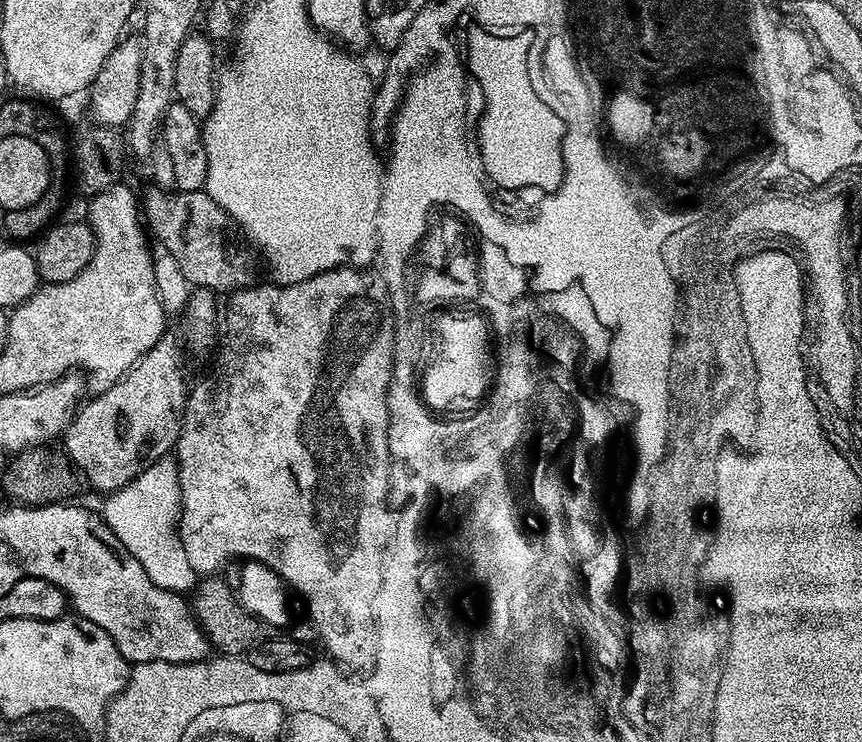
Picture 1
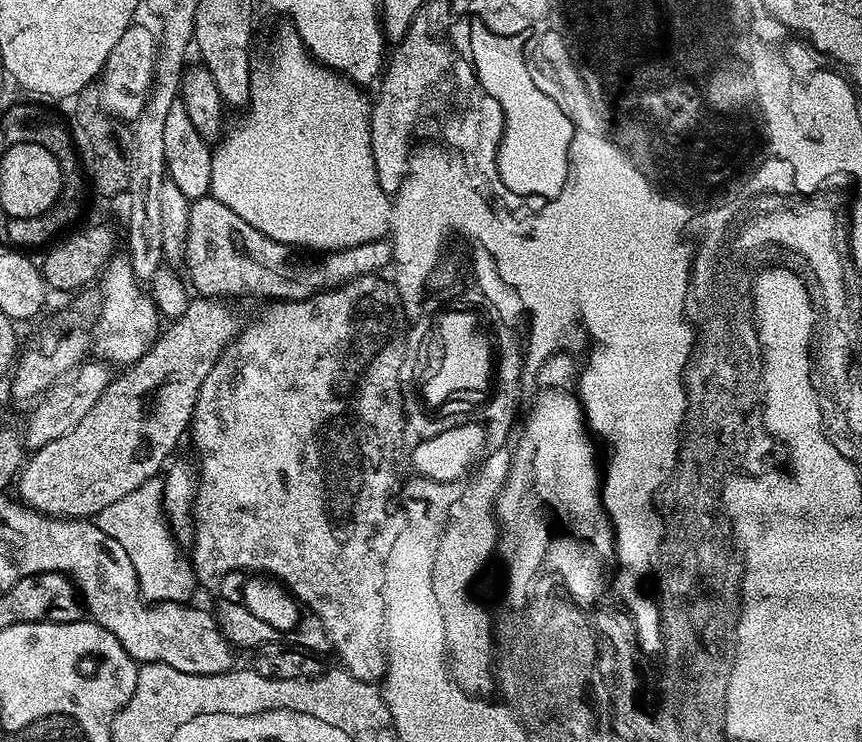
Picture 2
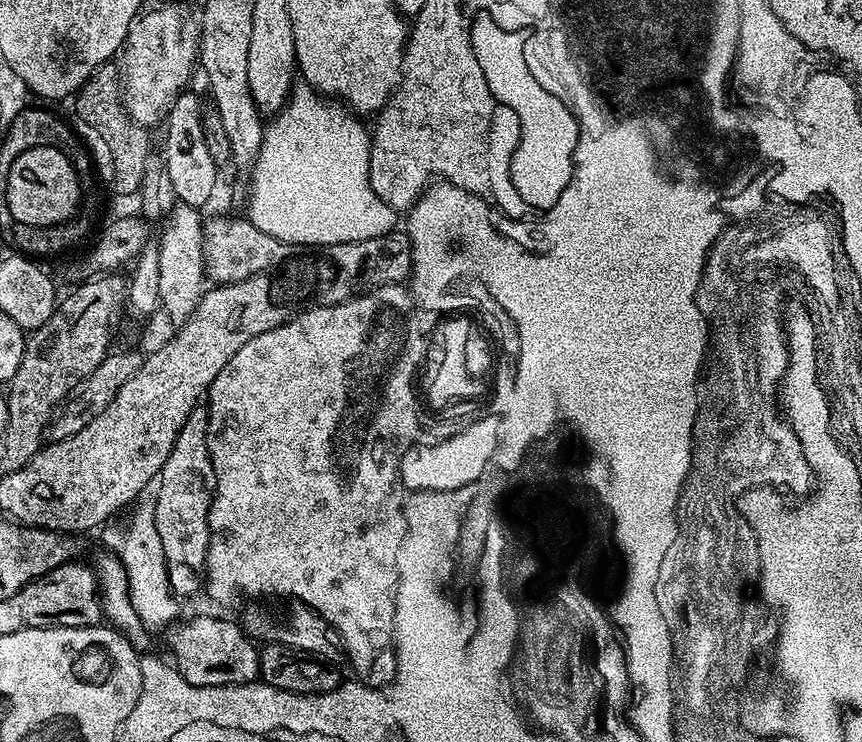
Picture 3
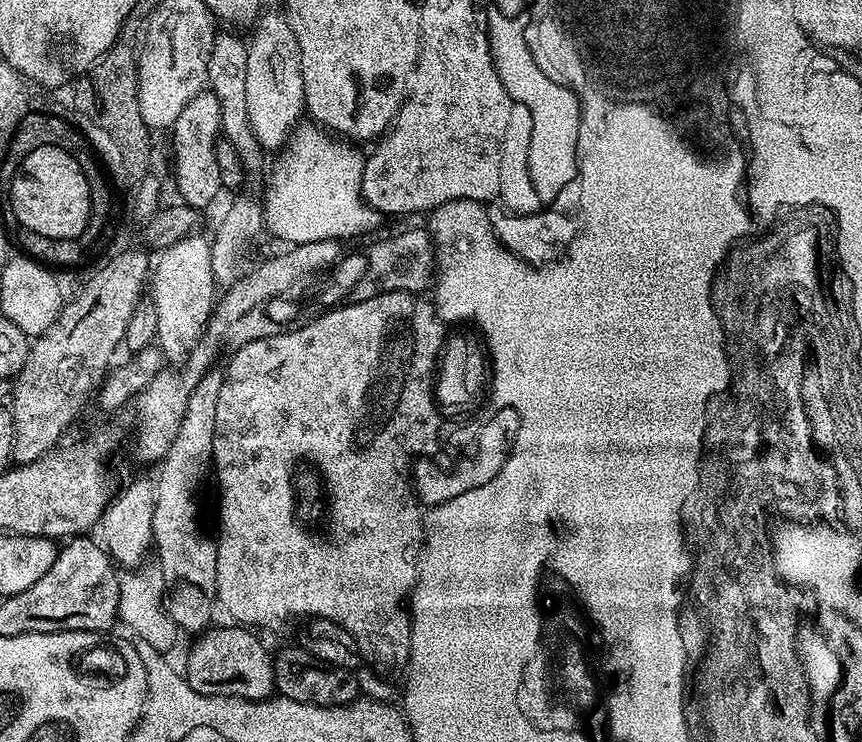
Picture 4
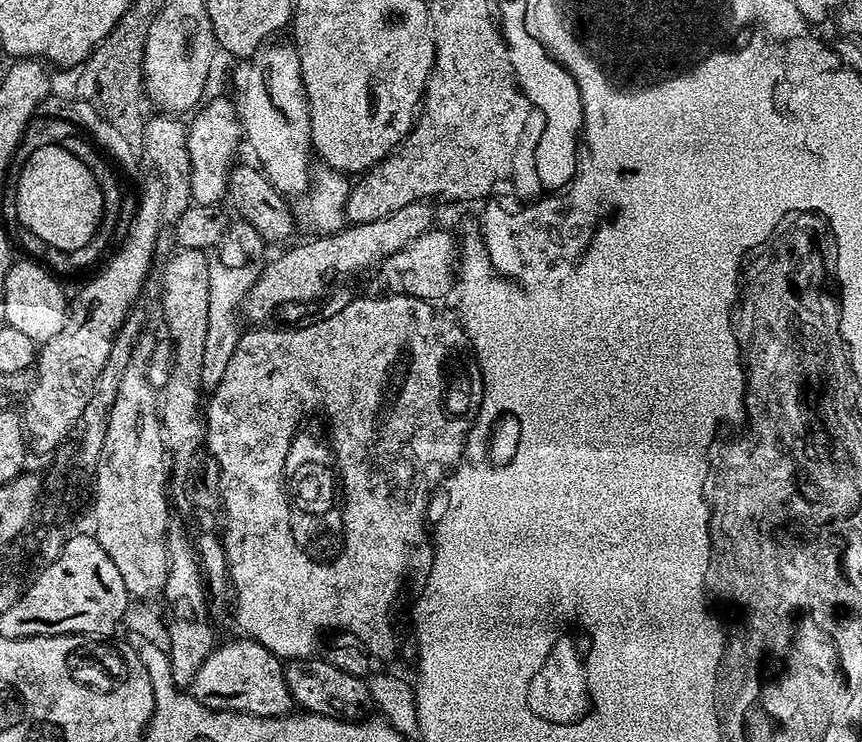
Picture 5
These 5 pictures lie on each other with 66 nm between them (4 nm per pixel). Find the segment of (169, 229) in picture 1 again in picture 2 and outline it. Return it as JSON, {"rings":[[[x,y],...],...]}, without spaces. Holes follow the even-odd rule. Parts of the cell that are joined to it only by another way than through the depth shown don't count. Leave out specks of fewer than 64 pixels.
{"rings":[[[209,194],[193,201],[189,205],[187,240],[184,243],[183,265],[186,266],[187,281],[191,289],[199,297],[207,299],[233,298],[242,294],[262,294],[266,300],[305,300],[310,294],[309,285],[305,282],[294,282],[283,278],[284,268],[292,254],[289,244],[279,243],[277,240],[255,230],[254,226],[239,218],[225,203],[218,202],[215,196]]]}

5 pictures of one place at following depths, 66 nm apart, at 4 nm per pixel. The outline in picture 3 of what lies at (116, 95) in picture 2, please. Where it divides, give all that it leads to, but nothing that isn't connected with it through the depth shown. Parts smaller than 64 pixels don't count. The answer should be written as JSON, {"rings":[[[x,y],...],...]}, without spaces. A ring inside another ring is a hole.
{"rings":[[[164,4],[153,12],[147,12],[130,22],[130,30],[118,56],[118,67],[124,109],[135,124],[141,124],[143,128],[150,130],[154,128],[154,124],[159,125],[167,117],[176,97],[185,91],[187,84],[184,83],[191,78],[192,67],[197,67],[200,55],[200,25],[194,12],[184,4]]]}

